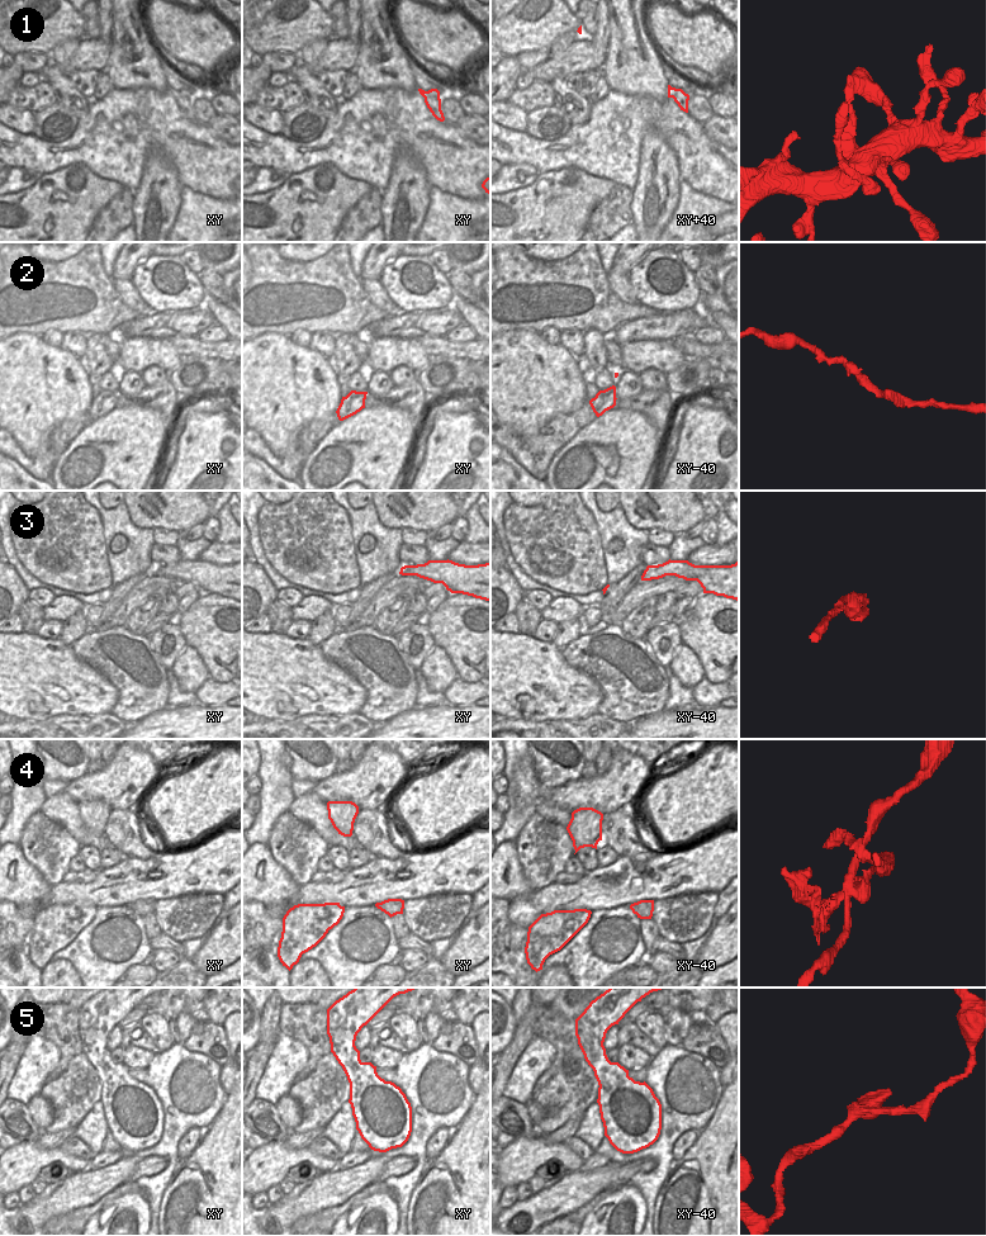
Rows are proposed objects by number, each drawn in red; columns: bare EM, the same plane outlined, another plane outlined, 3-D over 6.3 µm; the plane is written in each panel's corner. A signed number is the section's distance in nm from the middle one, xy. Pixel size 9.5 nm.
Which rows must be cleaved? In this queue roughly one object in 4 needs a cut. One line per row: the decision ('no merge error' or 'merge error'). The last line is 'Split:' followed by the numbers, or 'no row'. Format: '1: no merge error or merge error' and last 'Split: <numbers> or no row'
1: merge error
2: merge error
3: no merge error
4: merge error
5: no merge error
Split: 1, 2, 4

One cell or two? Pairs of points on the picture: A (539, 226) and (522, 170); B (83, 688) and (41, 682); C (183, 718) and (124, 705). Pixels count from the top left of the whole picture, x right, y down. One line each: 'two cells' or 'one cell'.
A: two cells
B: one cell
C: two cells

